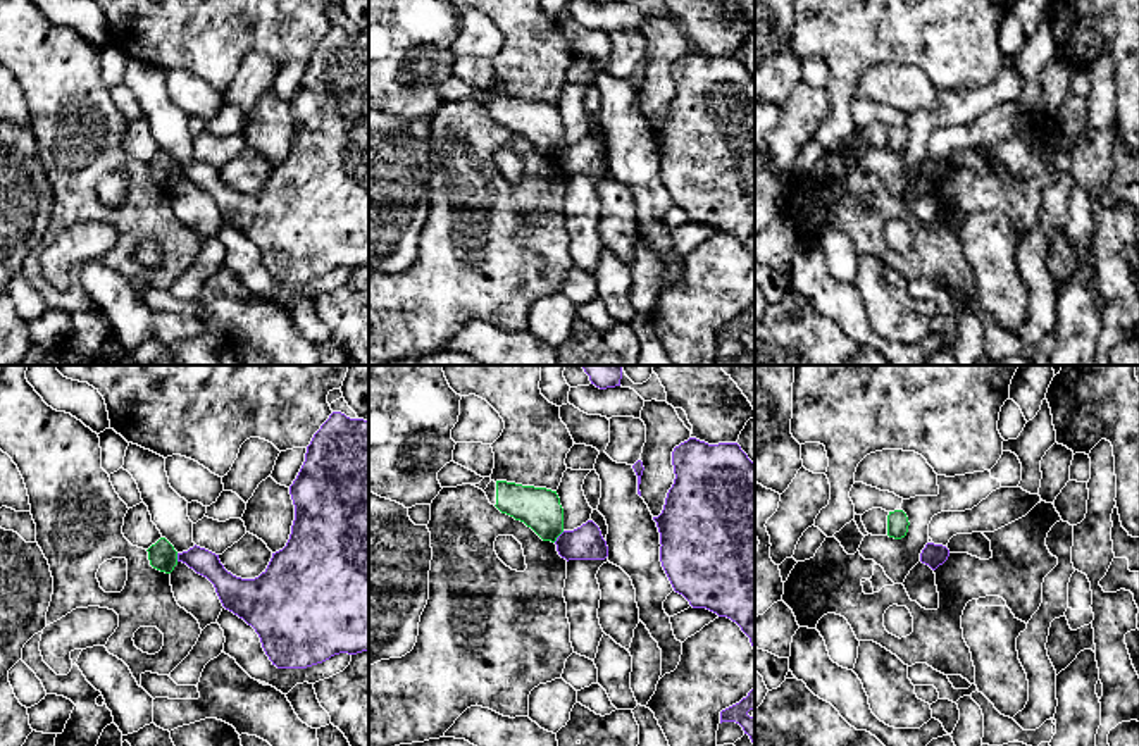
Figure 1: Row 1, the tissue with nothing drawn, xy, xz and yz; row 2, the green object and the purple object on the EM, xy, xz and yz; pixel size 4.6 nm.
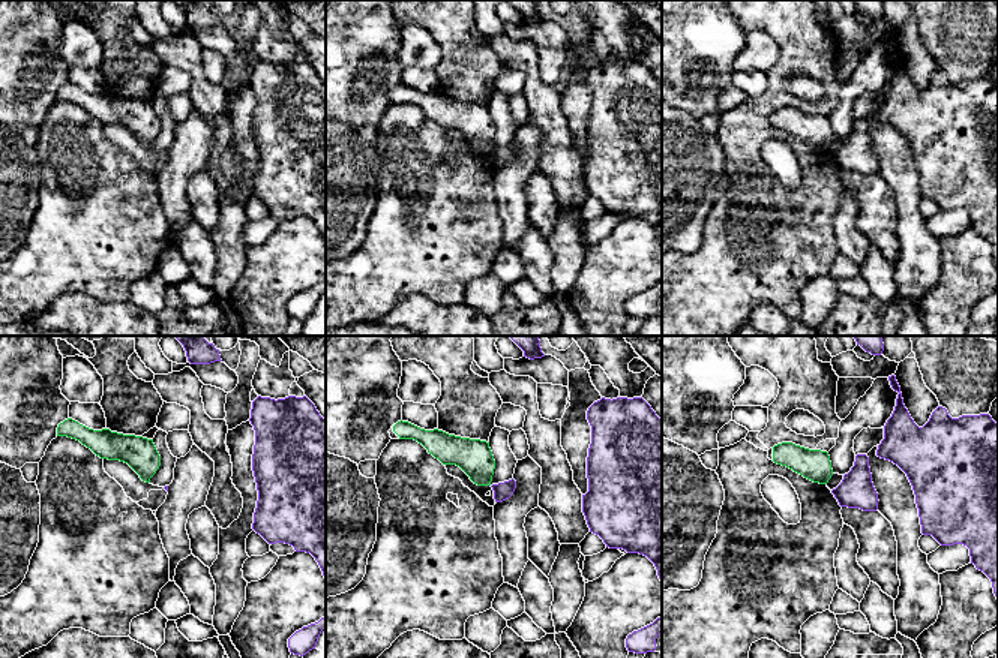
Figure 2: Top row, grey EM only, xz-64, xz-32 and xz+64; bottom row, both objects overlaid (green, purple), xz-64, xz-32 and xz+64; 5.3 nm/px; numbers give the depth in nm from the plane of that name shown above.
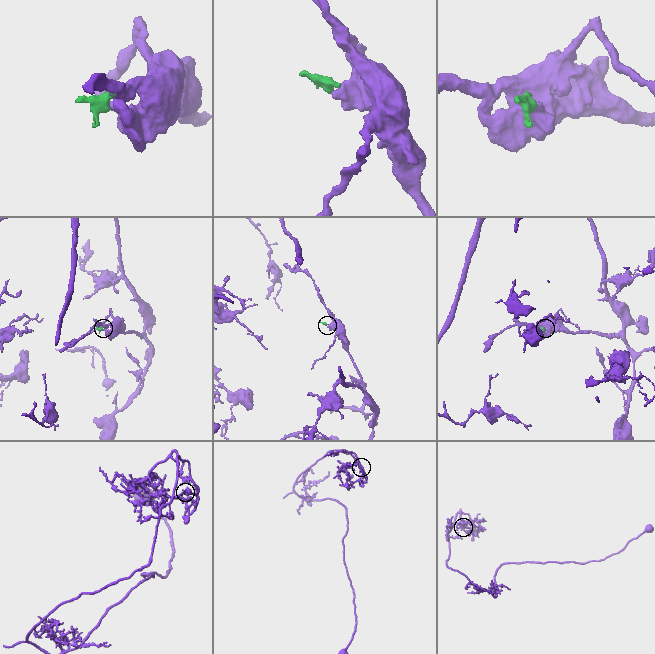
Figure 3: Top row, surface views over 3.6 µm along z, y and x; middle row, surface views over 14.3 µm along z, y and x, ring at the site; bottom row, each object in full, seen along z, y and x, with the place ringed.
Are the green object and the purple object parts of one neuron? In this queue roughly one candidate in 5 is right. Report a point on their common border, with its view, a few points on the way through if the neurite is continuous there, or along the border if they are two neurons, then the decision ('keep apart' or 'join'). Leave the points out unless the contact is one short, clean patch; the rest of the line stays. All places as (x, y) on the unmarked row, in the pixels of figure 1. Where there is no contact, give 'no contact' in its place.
xz (559, 149) | along xz (564, 145), (553, 155) | keep apart

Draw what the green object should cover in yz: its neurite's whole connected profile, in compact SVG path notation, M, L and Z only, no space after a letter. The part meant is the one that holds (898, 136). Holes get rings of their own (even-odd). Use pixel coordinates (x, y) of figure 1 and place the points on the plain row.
M903 124L889 126L887 129L887 150L894 153L901 153L908 146L908 131Z

